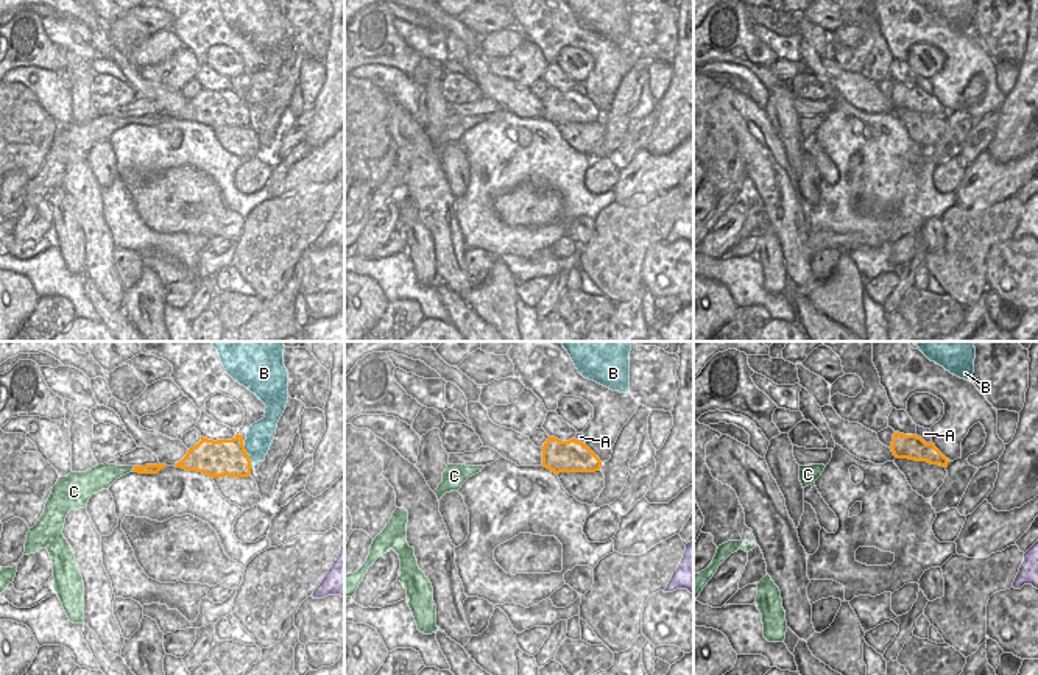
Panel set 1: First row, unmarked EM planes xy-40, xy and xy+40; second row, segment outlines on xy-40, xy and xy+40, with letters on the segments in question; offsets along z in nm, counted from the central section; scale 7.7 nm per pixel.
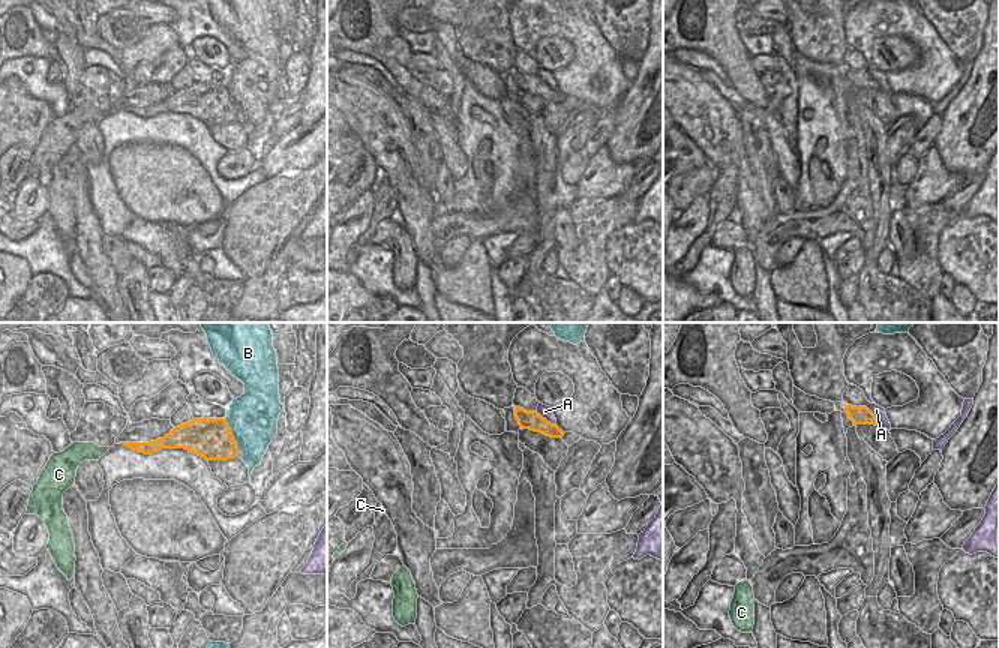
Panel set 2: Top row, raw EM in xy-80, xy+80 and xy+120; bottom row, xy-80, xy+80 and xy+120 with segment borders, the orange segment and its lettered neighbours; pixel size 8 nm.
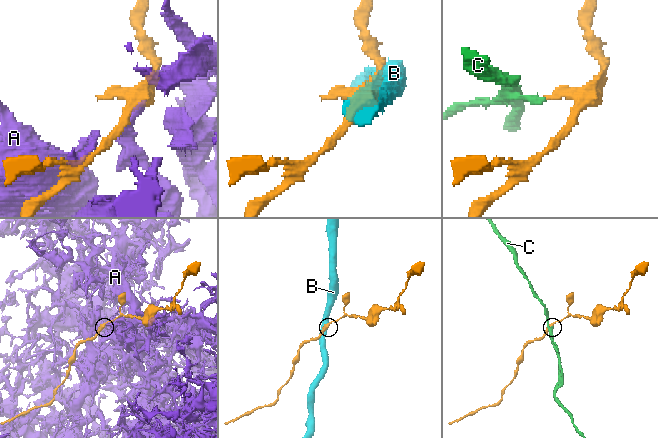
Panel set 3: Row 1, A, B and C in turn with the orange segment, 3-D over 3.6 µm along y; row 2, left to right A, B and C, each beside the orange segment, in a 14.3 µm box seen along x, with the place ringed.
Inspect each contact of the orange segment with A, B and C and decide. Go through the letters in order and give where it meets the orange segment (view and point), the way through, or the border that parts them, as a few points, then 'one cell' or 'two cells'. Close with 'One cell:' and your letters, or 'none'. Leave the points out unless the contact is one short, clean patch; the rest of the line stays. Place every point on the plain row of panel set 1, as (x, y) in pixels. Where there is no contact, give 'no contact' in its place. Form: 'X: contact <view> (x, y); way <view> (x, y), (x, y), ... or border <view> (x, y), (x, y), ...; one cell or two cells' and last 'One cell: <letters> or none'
A: contact xy+40 (923, 91); two cells
B: contact xy-40 (248, 106); two cells
C: contact xy-40 (133, 120); border xy-40 (134, 117), (131, 122); two cells
One cell: none

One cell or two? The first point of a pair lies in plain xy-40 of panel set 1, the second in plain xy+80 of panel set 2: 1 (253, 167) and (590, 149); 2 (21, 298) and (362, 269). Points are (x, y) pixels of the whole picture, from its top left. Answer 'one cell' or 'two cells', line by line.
1: two cells
2: two cells

